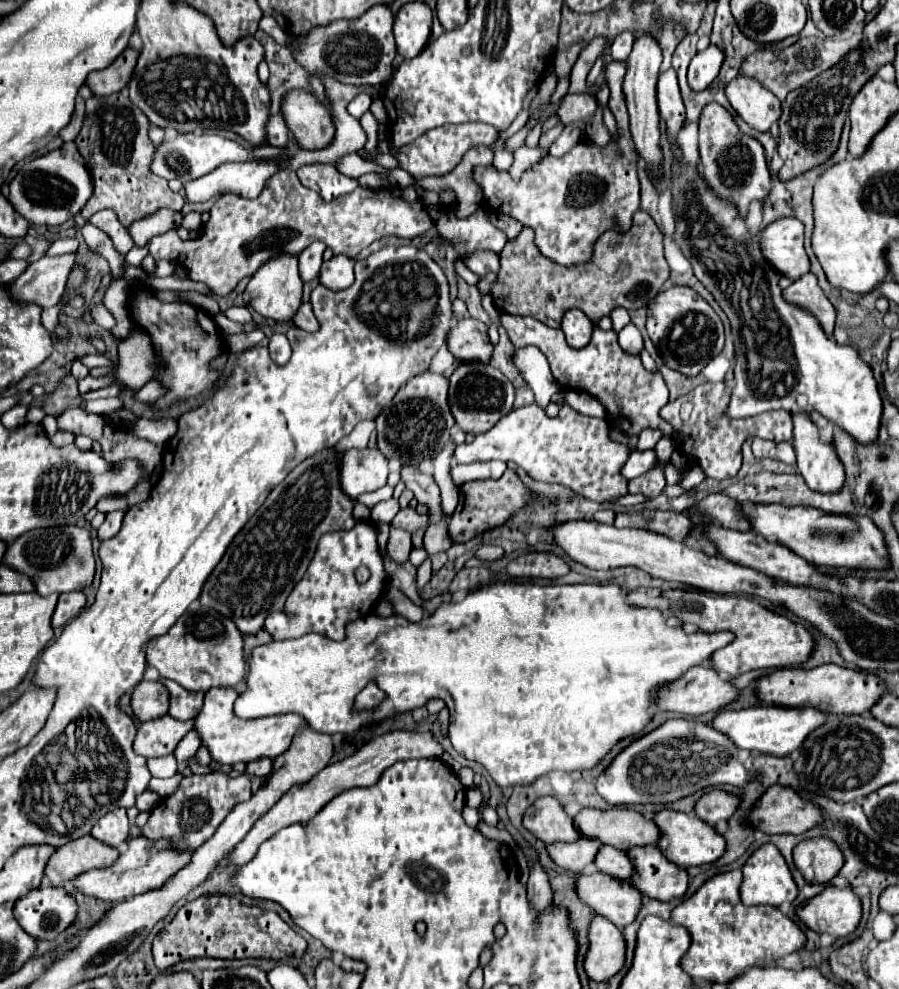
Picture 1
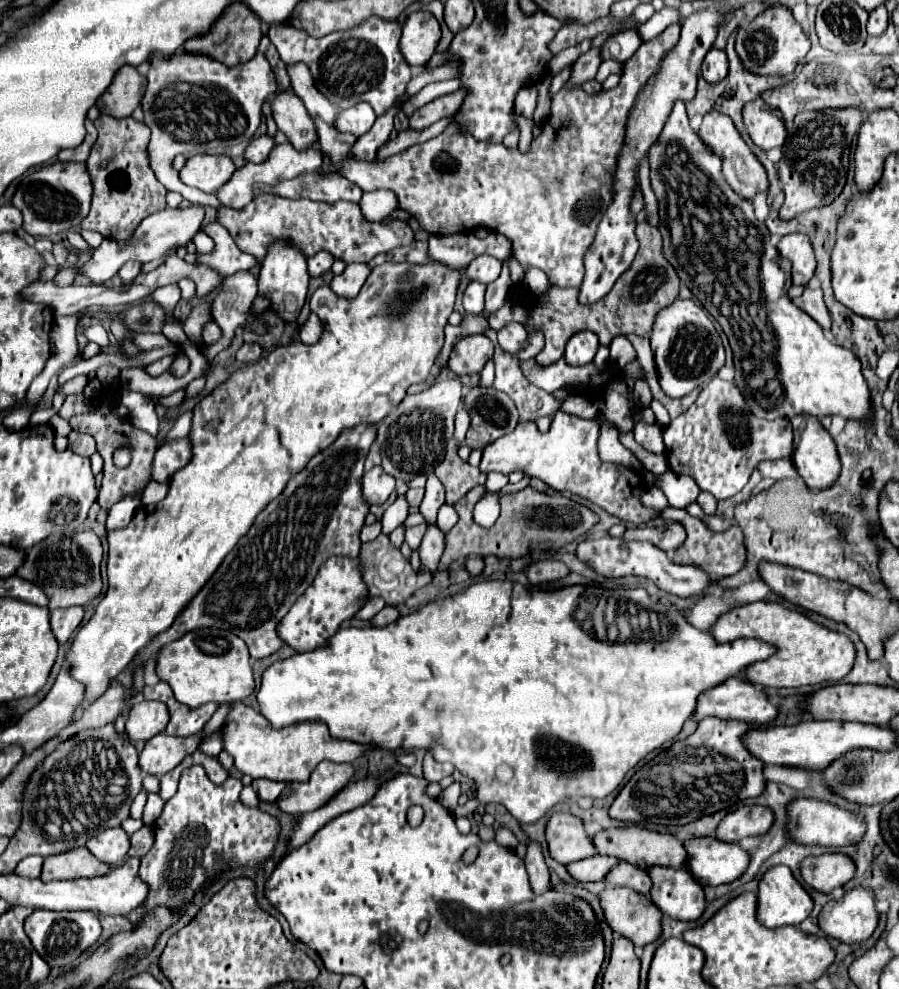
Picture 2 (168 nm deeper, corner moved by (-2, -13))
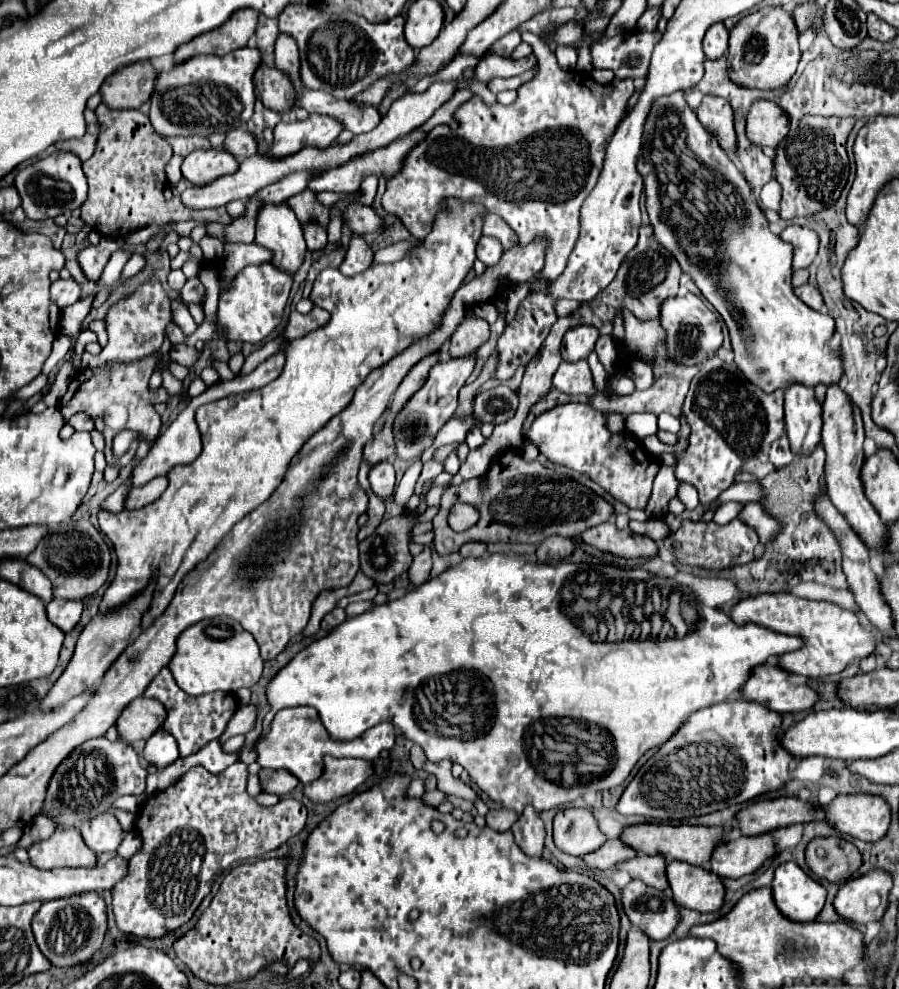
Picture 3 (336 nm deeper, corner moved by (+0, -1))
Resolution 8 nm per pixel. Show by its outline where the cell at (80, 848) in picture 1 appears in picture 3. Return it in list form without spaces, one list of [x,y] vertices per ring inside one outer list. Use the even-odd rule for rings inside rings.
[[[56,827],[54,835],[34,843],[28,849],[30,863],[38,869],[56,869],[56,867],[94,867],[96,853],[90,851],[74,829]]]

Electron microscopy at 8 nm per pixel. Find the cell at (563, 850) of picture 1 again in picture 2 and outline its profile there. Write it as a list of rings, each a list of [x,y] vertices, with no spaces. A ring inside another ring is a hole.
[[[592,855],[592,857],[588,857],[588,859],[580,859],[580,861],[576,861],[576,863],[566,865],[566,869],[568,869],[568,873],[570,873],[576,881],[584,883],[584,881],[600,881],[600,879],[604,879],[604,875],[606,875],[616,863],[618,863],[618,861],[616,861],[614,857]]]

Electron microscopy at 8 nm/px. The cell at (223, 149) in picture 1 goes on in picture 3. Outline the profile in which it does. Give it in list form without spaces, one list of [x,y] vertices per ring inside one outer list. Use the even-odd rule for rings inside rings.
[[[198,149],[192,151],[184,163],[182,163],[182,175],[192,183],[192,185],[208,185],[212,181],[216,181],[222,175],[228,173],[236,173],[238,171],[238,161],[226,153],[226,151],[218,151],[218,149]]]

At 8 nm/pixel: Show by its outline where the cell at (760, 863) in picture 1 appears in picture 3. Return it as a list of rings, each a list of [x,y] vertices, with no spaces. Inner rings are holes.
[[[788,861],[776,869],[772,891],[778,909],[792,921],[814,921],[820,915],[828,895],[826,889],[808,877],[794,861]]]

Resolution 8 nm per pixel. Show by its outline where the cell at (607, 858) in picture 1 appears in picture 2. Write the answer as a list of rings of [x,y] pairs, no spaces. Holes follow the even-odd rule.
[[[620,861],[618,865],[612,867],[612,871],[608,871],[606,883],[610,887],[630,887],[644,895],[648,895],[650,887],[652,887],[648,873],[632,863],[626,863],[626,861]]]

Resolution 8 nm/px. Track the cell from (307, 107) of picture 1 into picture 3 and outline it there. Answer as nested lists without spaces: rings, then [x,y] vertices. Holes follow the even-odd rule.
[[[260,63],[258,71],[254,73],[254,87],[256,87],[256,97],[270,109],[286,113],[294,105],[294,85],[290,77],[276,69],[274,65]]]

